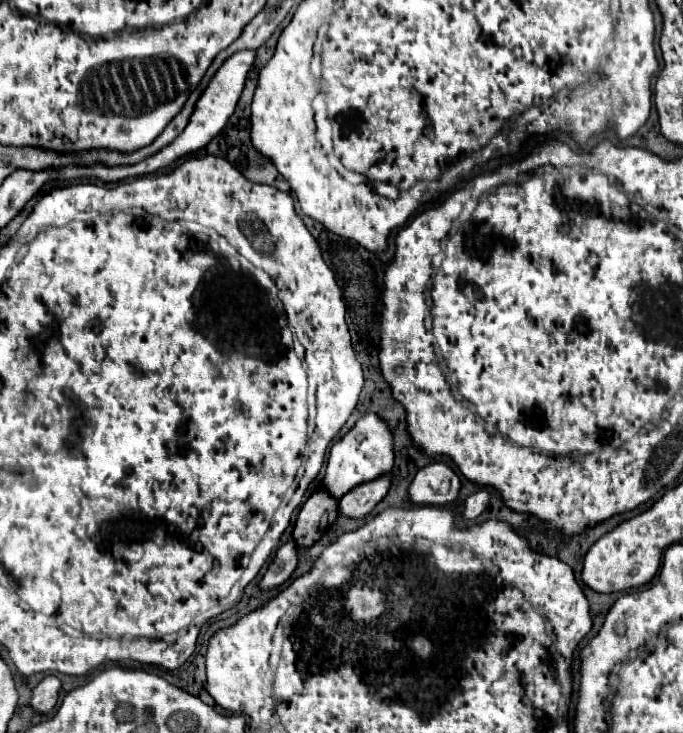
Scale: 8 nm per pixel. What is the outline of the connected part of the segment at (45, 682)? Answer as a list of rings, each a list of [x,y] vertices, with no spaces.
[[[45,676],[35,688],[33,688],[33,696],[31,696],[31,708],[39,714],[49,714],[55,704],[57,704],[57,696],[59,696],[59,686],[61,682],[55,676]]]

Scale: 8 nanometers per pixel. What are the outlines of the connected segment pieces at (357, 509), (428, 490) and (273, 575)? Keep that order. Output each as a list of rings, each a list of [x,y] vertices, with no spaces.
[[[385,474],[379,480],[373,480],[369,484],[359,484],[353,488],[353,492],[347,492],[339,500],[339,514],[347,518],[365,518],[387,494],[391,484],[391,476]]]
[[[431,462],[421,468],[407,488],[407,496],[419,506],[447,506],[459,494],[457,474],[441,462]]]
[[[287,542],[283,546],[279,546],[277,554],[275,554],[275,560],[269,564],[265,576],[261,578],[259,582],[259,590],[261,592],[267,592],[271,588],[277,588],[281,586],[283,582],[289,580],[289,576],[293,574],[297,566],[297,550],[295,550],[295,544],[293,542]]]

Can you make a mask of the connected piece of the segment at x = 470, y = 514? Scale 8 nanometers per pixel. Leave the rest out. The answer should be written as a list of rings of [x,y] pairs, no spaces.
[[[485,490],[471,494],[465,502],[463,502],[463,518],[465,520],[473,520],[477,518],[489,504],[489,494]]]

